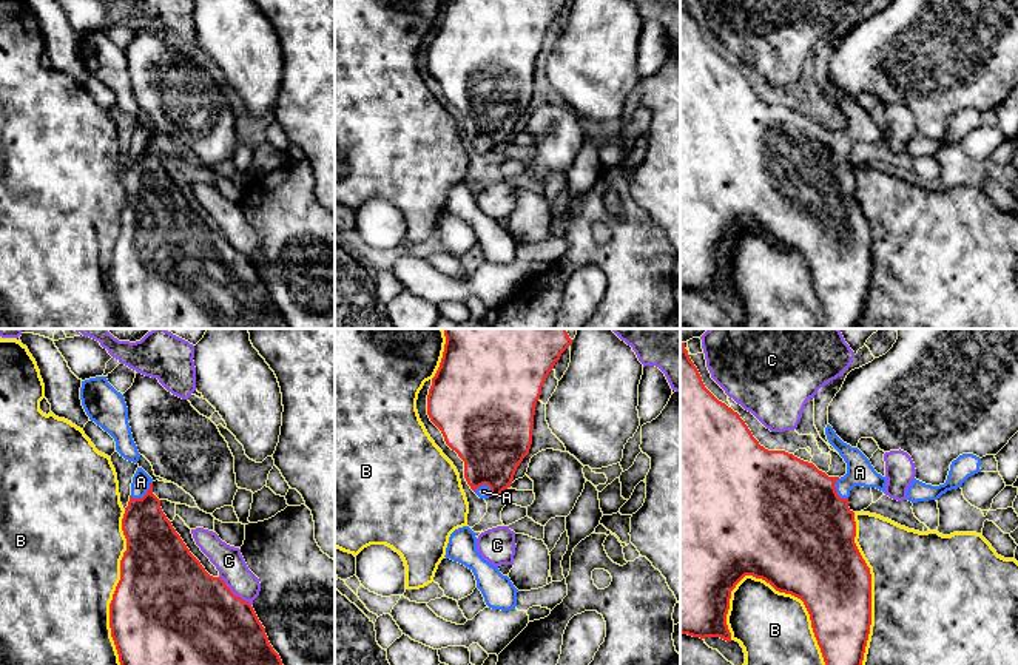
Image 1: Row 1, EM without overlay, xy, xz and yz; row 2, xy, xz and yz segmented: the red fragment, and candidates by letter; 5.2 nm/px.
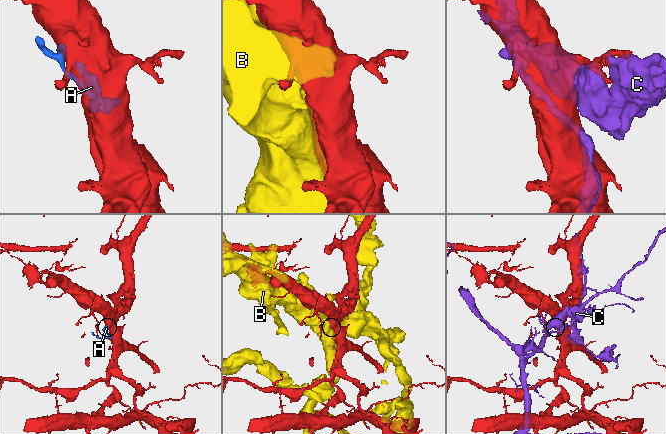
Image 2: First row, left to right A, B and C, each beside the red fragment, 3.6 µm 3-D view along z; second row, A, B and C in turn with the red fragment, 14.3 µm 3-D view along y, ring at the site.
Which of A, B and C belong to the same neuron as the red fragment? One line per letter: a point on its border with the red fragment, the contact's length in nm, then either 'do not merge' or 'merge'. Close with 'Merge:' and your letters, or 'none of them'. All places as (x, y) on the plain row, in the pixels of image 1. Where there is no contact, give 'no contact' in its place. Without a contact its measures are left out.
A: contact xy (144, 150); length 140 nm; merge
B: contact yz (807, 264); length 650 nm; do not merge
C: contact xy (232, 247); length 220 nm; do not merge
Merge: A

